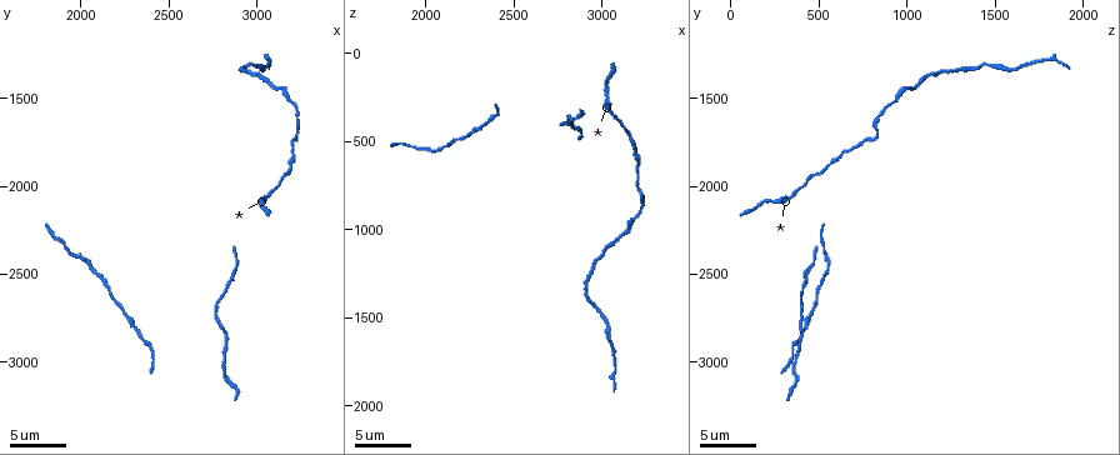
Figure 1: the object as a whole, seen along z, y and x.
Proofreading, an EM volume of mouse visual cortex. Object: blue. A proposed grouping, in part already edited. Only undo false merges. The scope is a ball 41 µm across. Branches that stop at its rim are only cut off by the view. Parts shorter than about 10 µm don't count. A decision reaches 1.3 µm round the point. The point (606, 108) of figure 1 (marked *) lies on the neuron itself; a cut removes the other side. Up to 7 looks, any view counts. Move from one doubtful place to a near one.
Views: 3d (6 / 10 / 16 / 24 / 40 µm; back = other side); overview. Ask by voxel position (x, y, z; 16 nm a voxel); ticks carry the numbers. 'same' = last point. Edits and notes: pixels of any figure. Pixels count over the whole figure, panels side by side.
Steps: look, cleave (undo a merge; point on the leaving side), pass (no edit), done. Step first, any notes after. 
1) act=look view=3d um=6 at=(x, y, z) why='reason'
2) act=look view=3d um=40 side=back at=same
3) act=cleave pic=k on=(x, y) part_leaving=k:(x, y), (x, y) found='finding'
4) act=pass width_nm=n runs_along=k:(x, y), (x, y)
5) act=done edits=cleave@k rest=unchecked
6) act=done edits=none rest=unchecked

act=look view=3d um=6 at=(3080, 2020, 360) why='thick turns thin'

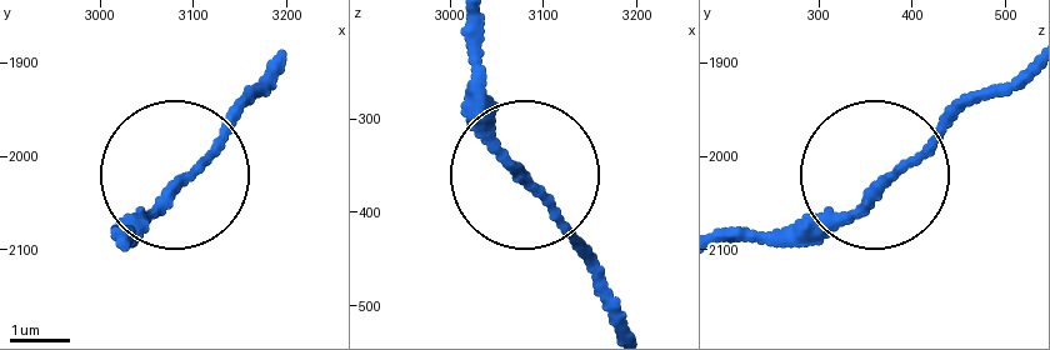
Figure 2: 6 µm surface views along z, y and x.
act=pass width_nm=150 runs_along=2:(829, 235), (969, 95) found='continuous, no second neuron'

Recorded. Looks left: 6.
act=look view=3d um=10 at=(2840, 2560, 420) why='sudden change in width'

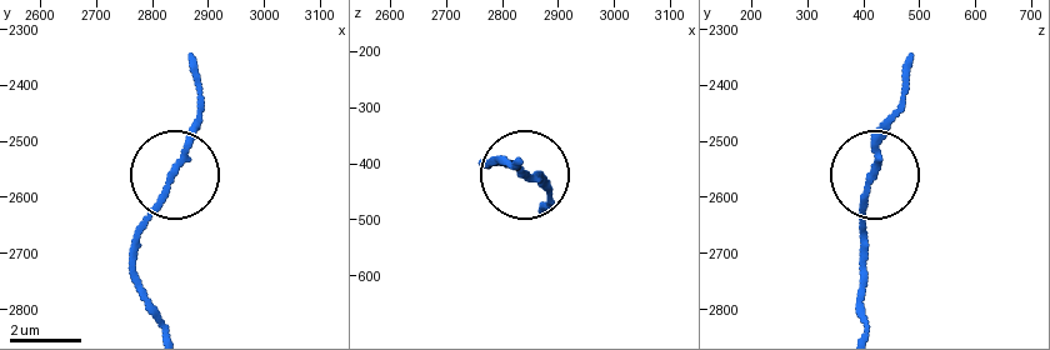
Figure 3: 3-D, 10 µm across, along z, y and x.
act=look view=3d um=10 side=back at=(2835, 2565, 410) why='from behind'

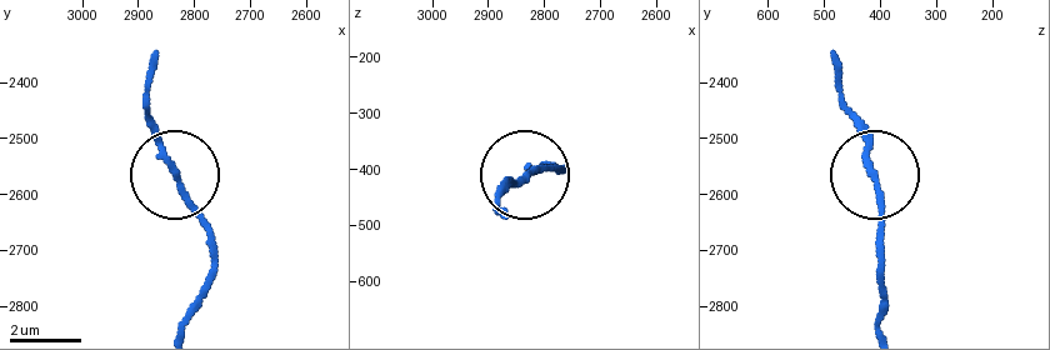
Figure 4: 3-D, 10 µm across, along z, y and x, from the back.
act=pass found='one neuron here'

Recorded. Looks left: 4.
act=look view=3d um=6 at=(3220, 1680, 820) why='a narrow waist'

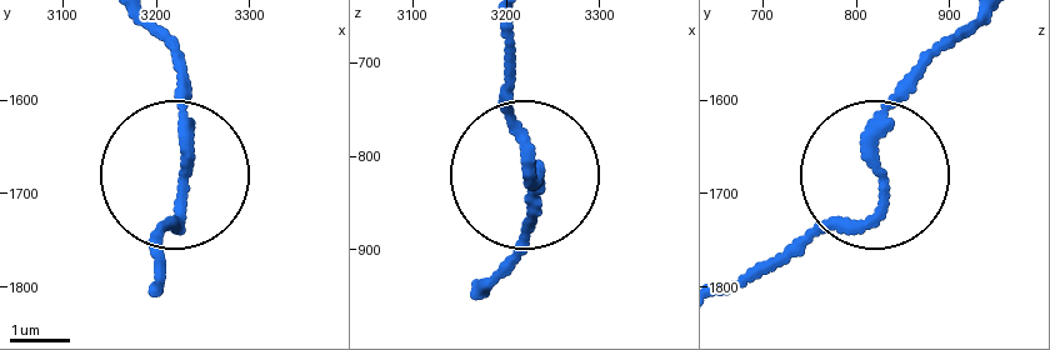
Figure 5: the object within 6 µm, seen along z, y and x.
act=look view=3d um=6 side=back at=(3230, 1685, 830) why='from behind'

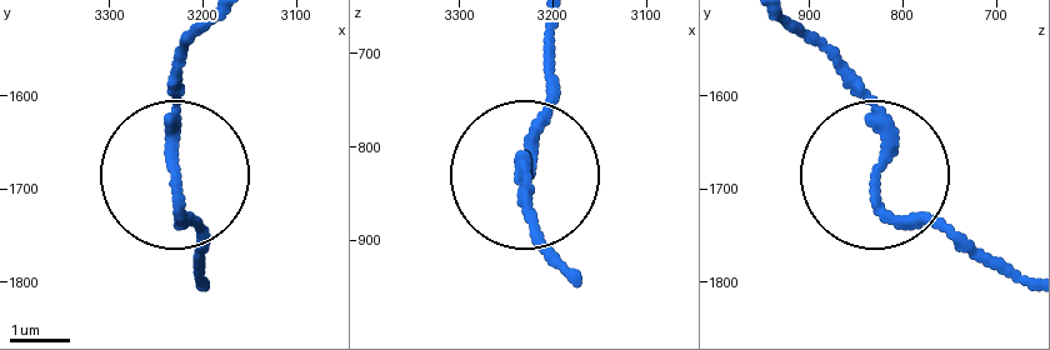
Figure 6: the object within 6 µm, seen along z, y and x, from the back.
act=pass runs_along=6:(203, 279), (173, 179), (173, 50) found='continuous, no second neuron'

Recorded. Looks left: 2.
act=look view=3d um=10 at=(3100, 1440, 1040) why='a narrow waist'

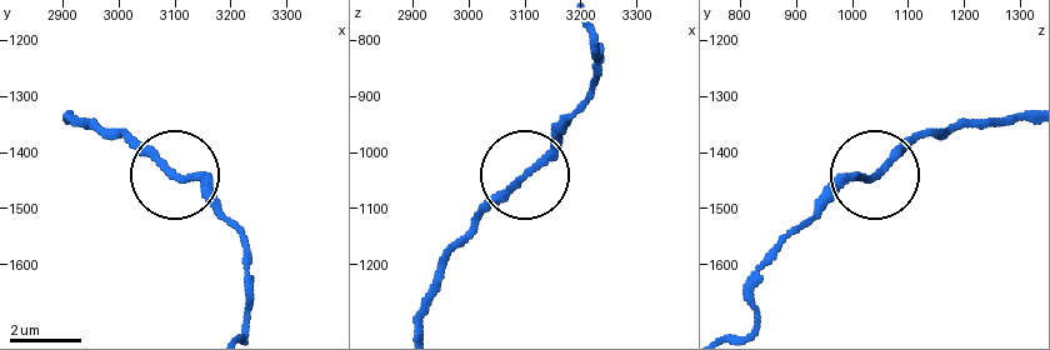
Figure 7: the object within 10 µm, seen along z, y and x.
act=look view=3d um=10 side=back at=(3105, 1440, 1040)

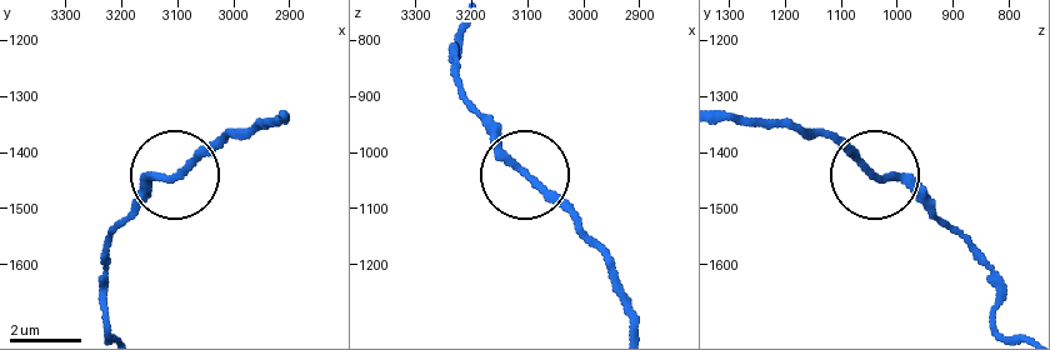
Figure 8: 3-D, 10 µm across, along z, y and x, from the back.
act=pass found='one neuron here'

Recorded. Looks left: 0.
act=done edits=none rest=unchecked

